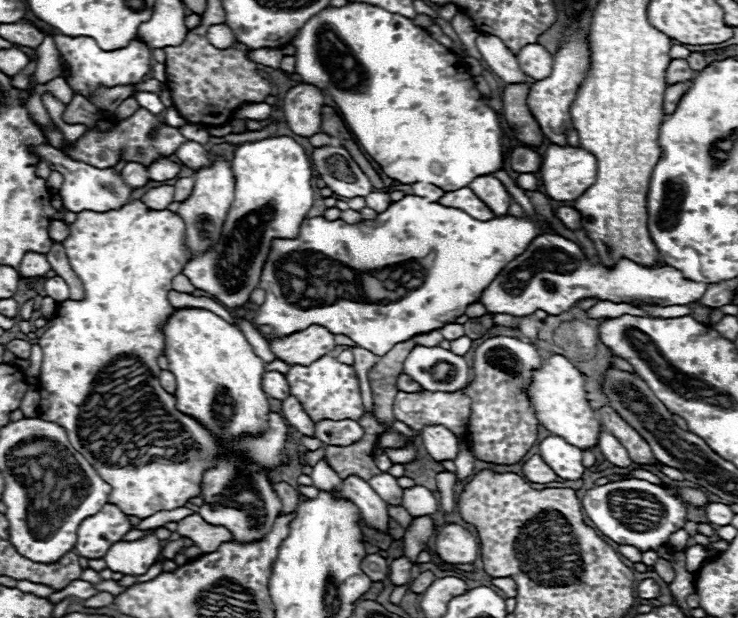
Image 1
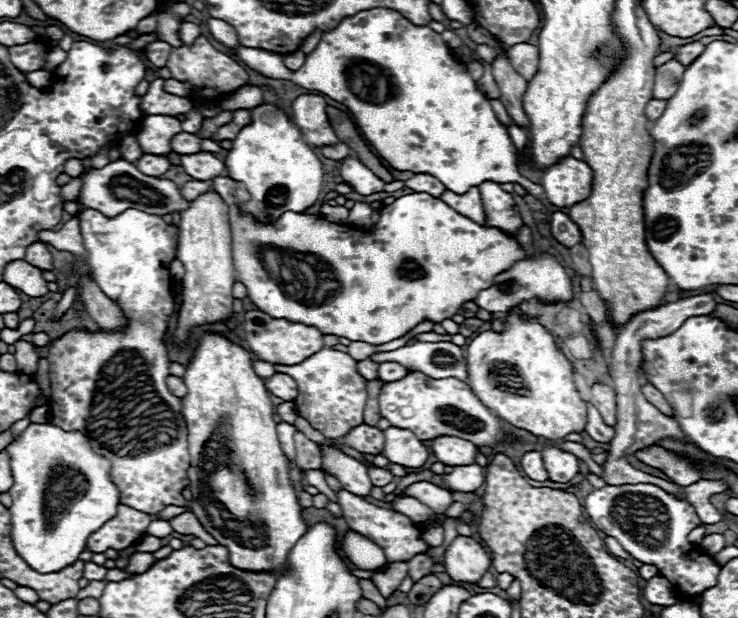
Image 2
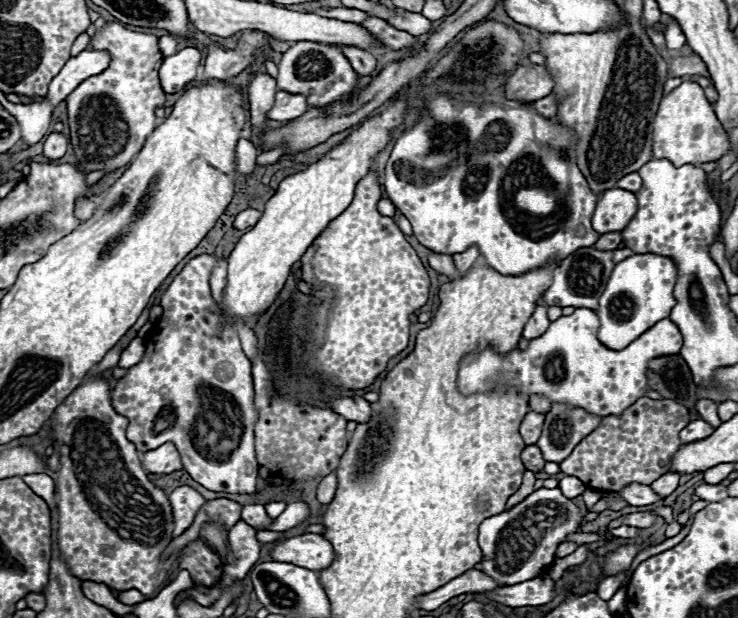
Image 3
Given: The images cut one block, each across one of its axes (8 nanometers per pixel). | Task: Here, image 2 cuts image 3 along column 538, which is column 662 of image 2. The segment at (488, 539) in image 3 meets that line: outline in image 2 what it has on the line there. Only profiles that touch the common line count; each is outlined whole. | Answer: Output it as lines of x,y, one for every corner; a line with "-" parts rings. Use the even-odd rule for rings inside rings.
654,484
604,486
584,498
584,512
598,530
616,538
632,558
644,564
654,564
660,576
672,582
682,596
694,598
716,584
720,566
716,566
714,558
700,546
686,540
690,530
702,524
688,500
680,500

